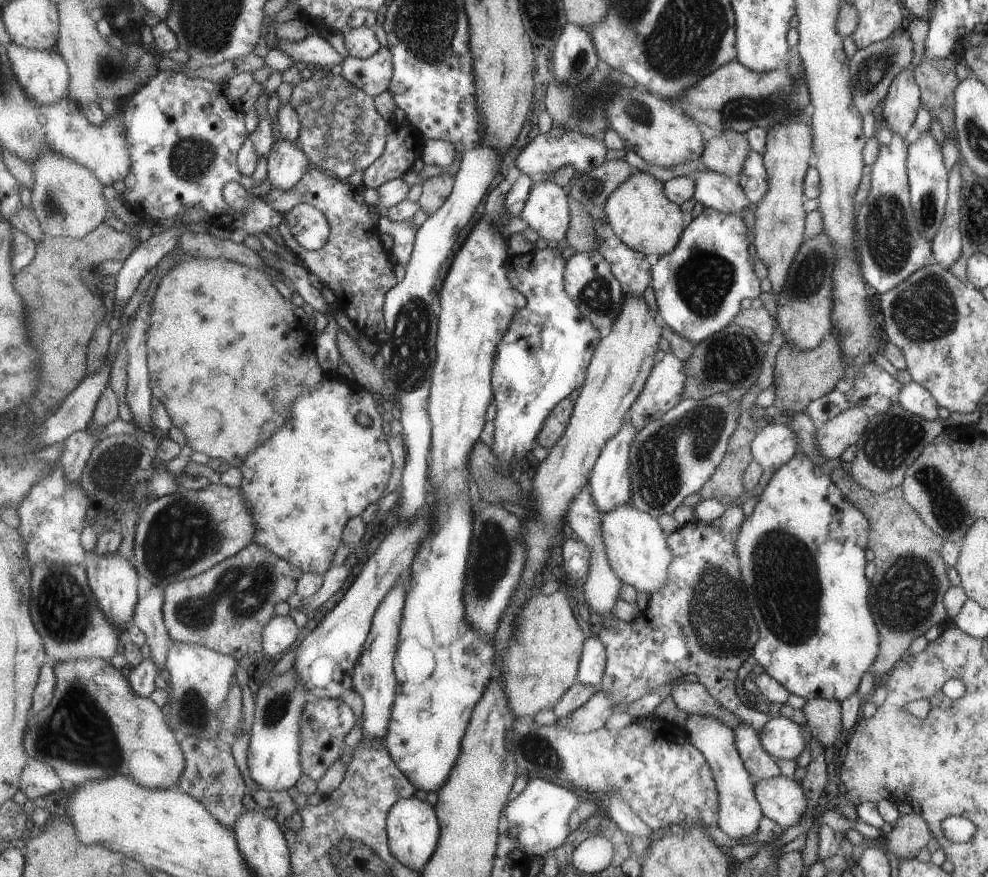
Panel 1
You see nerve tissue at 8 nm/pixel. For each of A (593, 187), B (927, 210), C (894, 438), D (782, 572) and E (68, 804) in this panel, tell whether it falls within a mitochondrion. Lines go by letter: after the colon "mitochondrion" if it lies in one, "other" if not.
A: mitochondrion
B: mitochondrion
C: mitochondrion
D: mitochondrion
E: other

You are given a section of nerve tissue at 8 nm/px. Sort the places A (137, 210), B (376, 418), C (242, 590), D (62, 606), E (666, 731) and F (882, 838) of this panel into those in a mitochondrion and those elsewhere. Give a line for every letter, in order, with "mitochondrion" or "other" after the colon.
A: other
B: other
C: mitochondrion
D: mitochondrion
E: other
F: other

